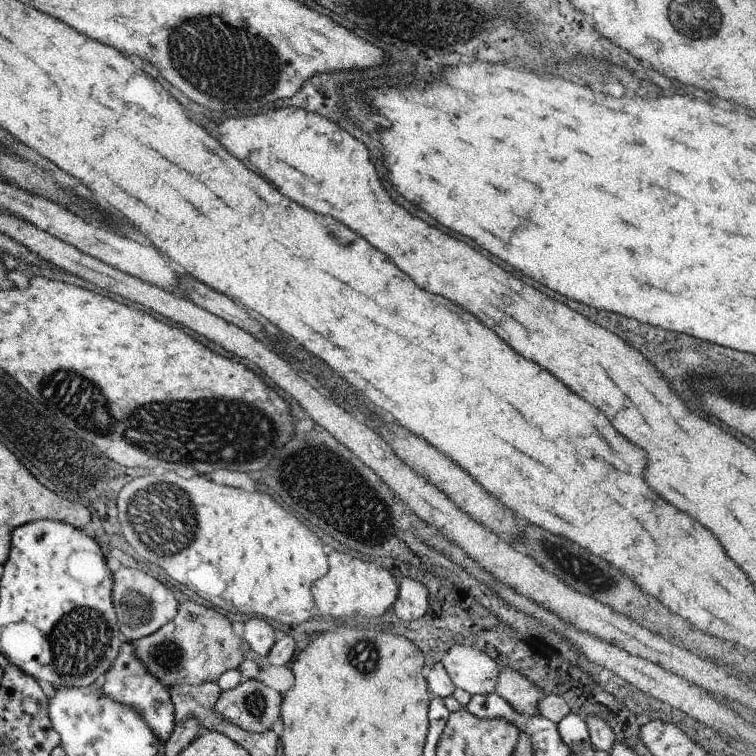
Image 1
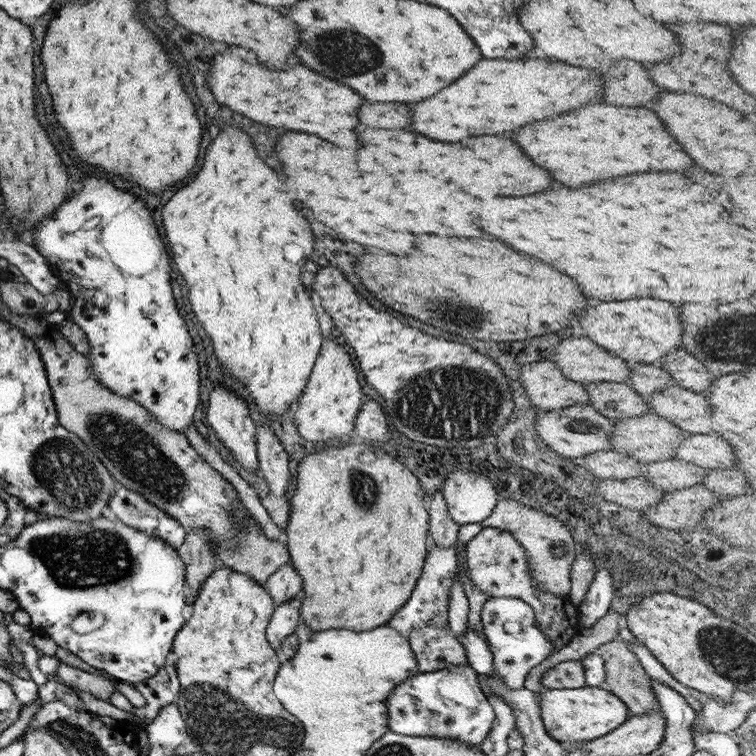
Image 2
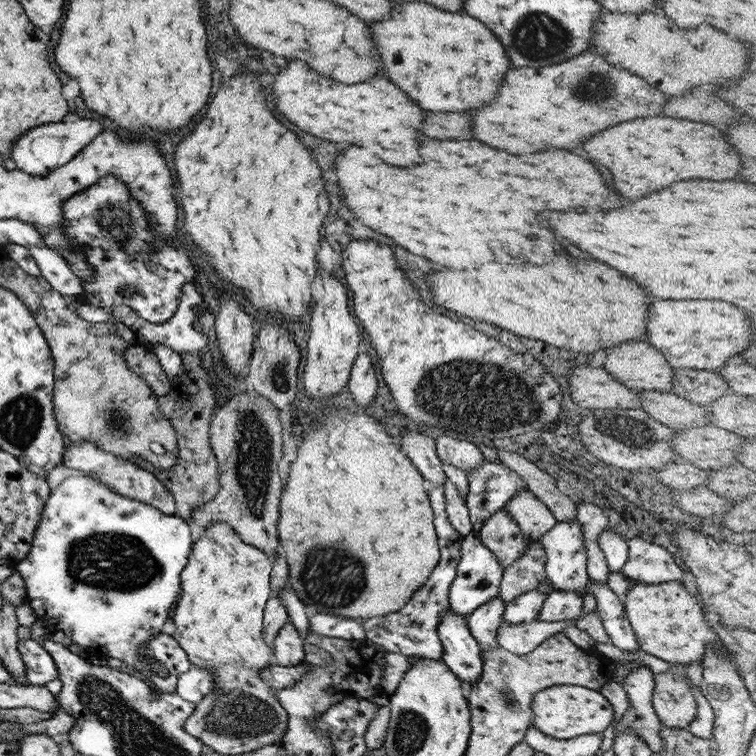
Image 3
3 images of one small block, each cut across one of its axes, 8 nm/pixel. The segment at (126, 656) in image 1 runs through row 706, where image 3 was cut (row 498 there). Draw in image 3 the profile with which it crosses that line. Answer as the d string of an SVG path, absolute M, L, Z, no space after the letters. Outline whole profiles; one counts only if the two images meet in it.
M63 436L62 439L65 442L65 448L62 452L62 464L64 466L91 475L102 485L110 488L114 493L129 497L131 500L141 501L143 504L155 508L155 510L161 512L161 514L165 514L165 516L174 515L174 498L165 488L165 485L161 484L161 482L159 482L159 480L157 480L148 470L139 468L129 461L117 458L109 451L97 448L95 443L89 441L72 443L65 436Z

